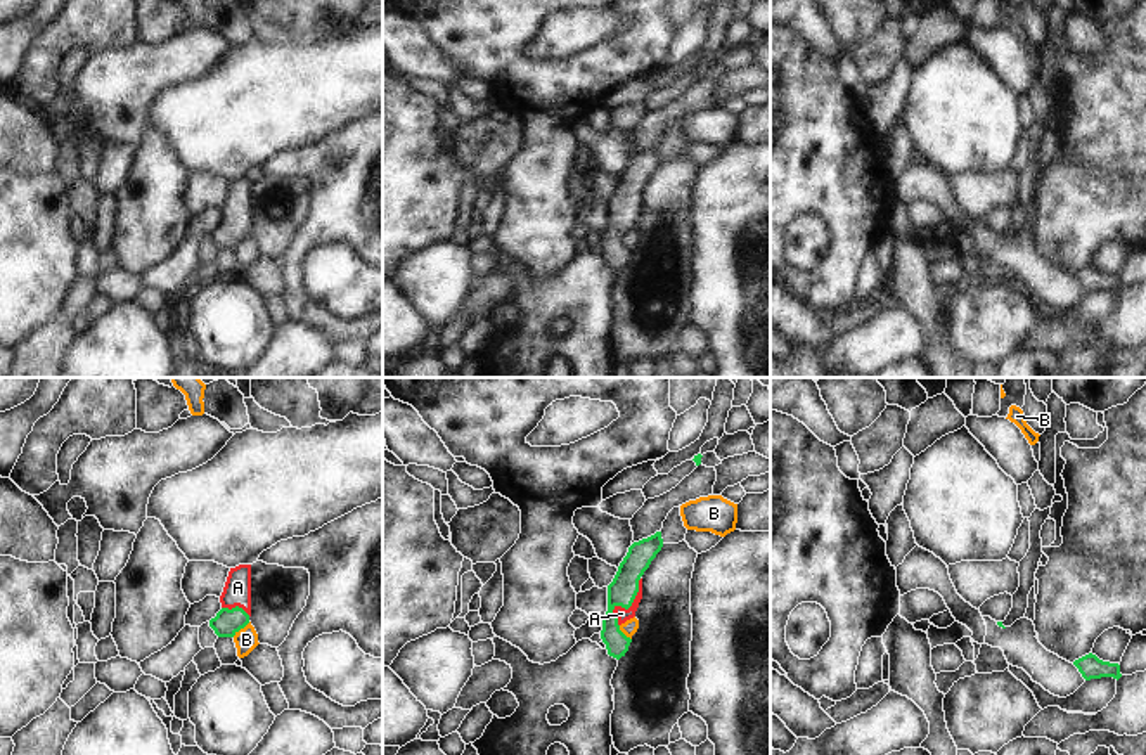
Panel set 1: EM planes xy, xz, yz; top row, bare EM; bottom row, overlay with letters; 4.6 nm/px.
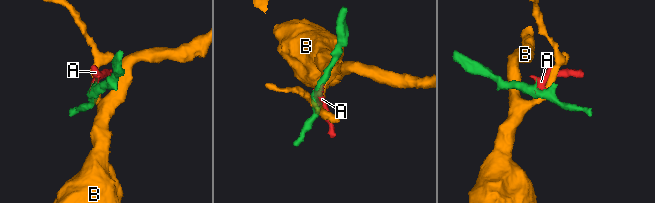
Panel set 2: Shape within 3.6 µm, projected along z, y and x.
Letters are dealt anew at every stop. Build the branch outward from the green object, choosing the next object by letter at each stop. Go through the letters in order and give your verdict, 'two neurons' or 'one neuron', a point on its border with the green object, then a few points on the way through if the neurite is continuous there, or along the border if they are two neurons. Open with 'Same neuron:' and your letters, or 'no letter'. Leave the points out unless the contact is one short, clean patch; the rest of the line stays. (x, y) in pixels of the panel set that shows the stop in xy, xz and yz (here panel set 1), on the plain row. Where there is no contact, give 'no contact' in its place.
Same neuron: A
A: one neuron; contact xz (627, 220); way xz (622, 203), (627, 220), (622, 225)
B: two neurons; contact xy (241, 239); border xy (250, 234), (232, 248)

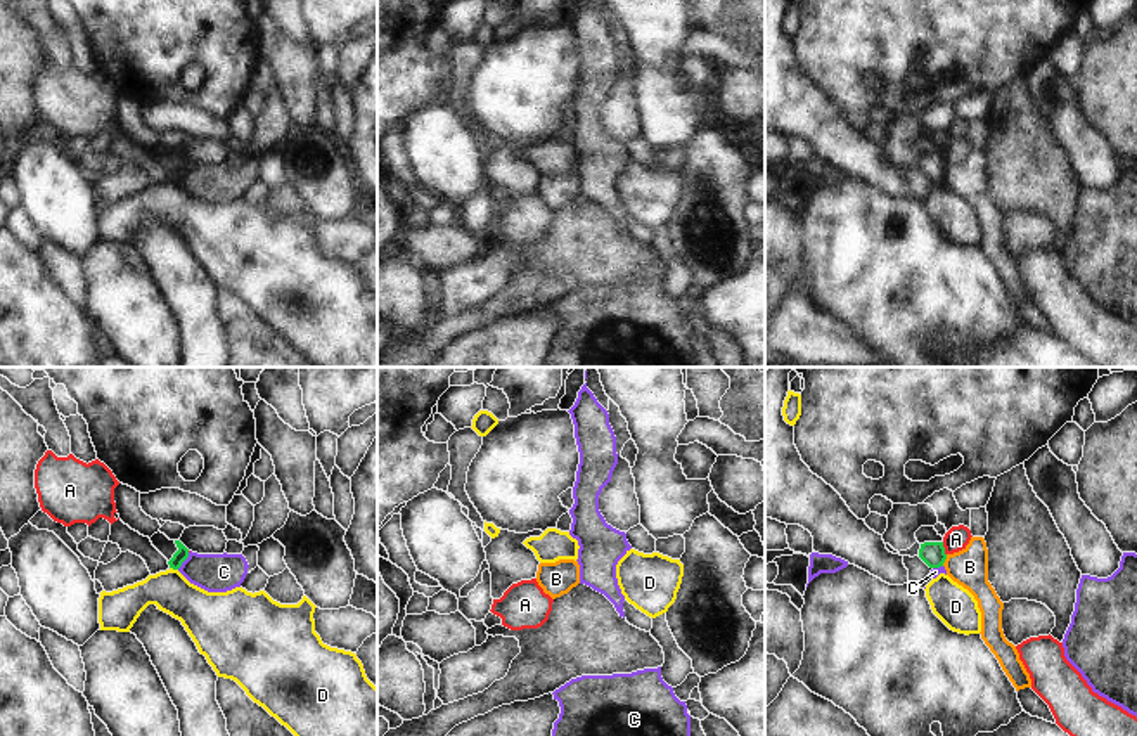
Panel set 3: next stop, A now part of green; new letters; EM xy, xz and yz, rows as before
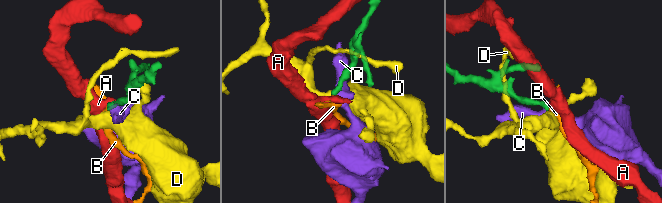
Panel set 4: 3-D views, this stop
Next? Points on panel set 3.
Same neuron: no letter
A: two neurons; contact yz (944, 161); border yz (942, 154), (945, 167)
B: two neurons; contact yz (945, 170); border yz (947, 167), (942, 177)
C: two neurons; contact xy (184, 172); border xy (189, 165), (177, 180)
D: two neurons; contact xy (173, 180); border xy (170, 179), (177, 182)

